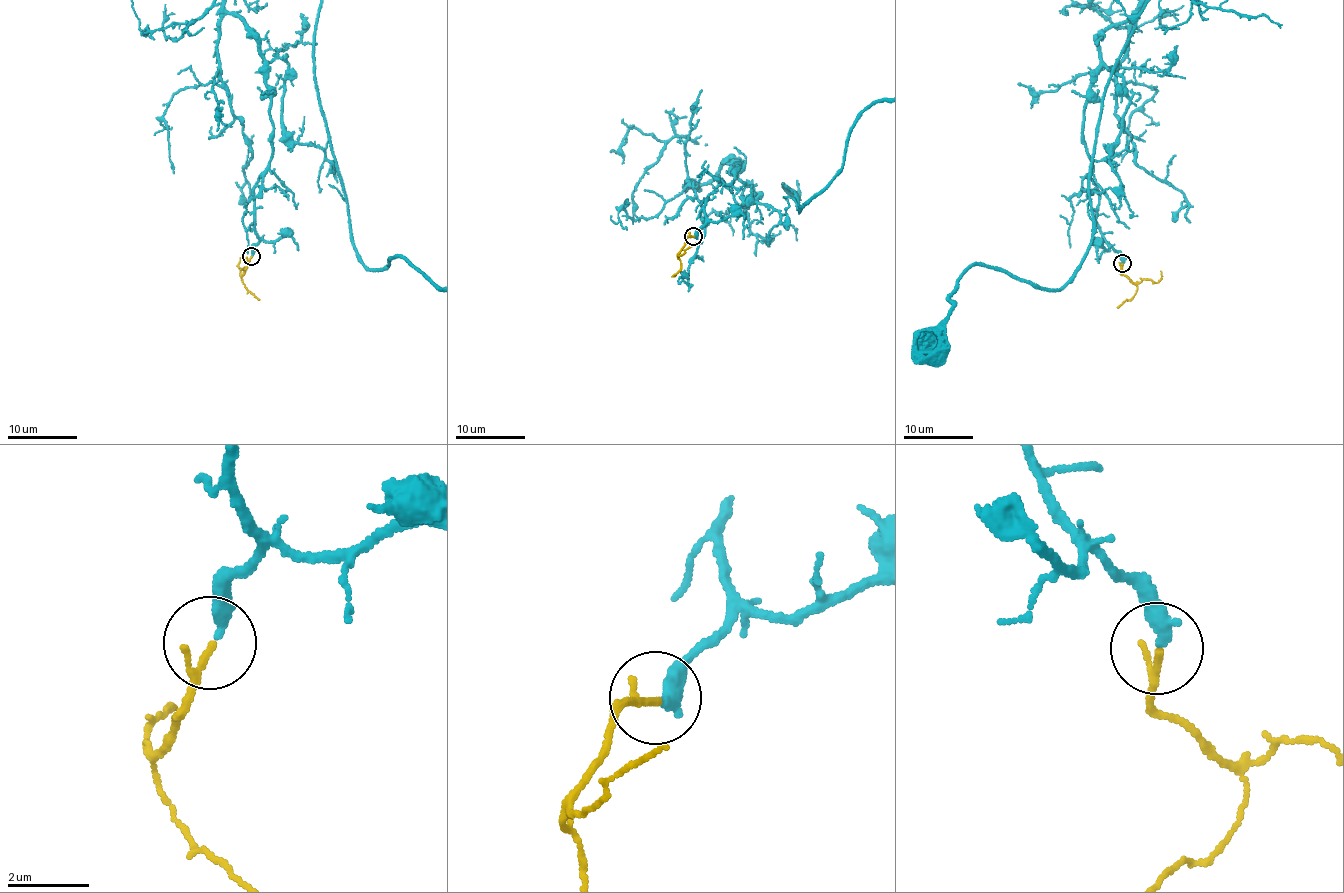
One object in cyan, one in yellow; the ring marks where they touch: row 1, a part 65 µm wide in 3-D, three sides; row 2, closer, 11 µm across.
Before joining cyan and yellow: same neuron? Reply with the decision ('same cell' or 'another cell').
same cell

